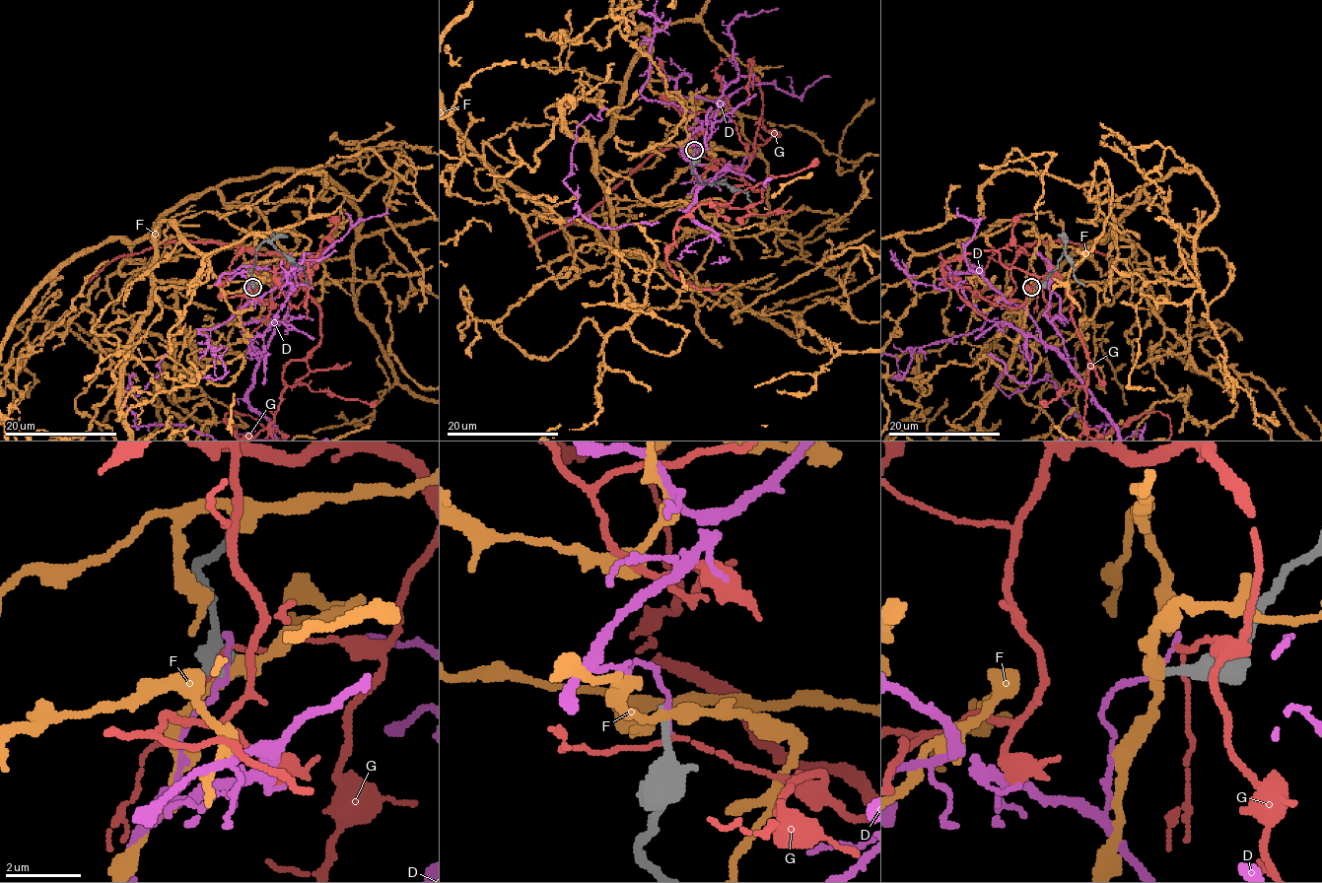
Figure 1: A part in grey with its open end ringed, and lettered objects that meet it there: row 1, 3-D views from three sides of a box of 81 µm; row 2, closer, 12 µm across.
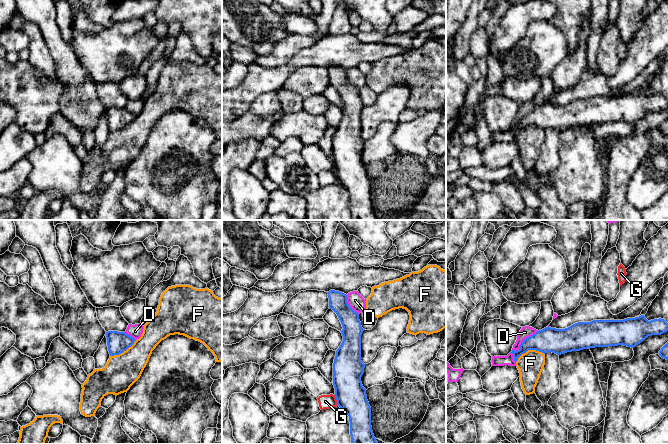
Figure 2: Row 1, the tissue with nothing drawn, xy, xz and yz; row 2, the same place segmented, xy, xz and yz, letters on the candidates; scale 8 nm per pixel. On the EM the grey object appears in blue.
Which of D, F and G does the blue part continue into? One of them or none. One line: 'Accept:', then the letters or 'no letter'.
Accept: no letter

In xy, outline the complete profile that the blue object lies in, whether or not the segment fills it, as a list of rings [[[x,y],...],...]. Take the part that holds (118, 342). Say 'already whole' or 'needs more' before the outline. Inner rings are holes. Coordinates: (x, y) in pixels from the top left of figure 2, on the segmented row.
already whole | [[[106,332],[107,346],[110,356],[119,355],[131,347],[136,341],[125,332]]]

